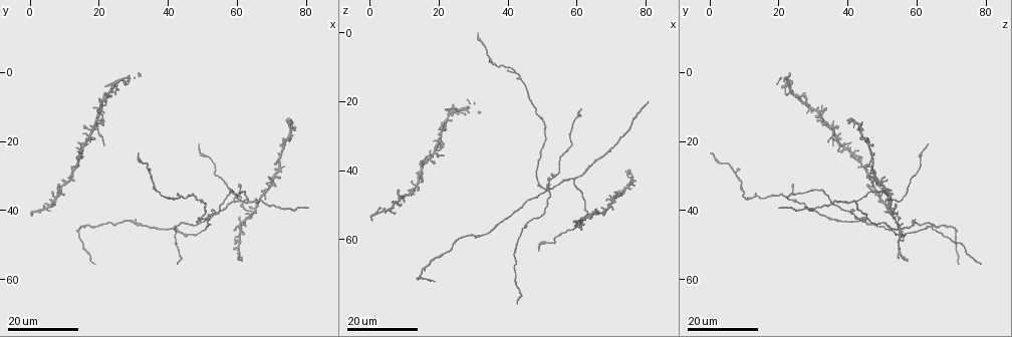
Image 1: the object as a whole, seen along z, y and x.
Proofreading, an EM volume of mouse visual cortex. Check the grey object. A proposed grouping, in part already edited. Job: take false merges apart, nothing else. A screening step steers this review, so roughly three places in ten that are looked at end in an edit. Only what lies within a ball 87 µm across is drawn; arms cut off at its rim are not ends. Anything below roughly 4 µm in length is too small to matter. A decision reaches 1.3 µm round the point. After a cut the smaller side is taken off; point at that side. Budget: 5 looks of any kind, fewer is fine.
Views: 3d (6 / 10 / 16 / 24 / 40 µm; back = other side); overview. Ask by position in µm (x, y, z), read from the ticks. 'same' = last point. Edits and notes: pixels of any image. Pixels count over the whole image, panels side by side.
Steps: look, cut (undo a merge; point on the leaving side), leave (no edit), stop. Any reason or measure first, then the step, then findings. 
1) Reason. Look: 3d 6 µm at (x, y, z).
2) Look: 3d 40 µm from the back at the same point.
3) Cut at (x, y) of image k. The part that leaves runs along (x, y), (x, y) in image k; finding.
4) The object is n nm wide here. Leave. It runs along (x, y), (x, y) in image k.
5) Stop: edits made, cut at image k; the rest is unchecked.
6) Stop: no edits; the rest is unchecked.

Three-way junction. Look: 3d 16 µm at (58.5, 37.5, 42.5).

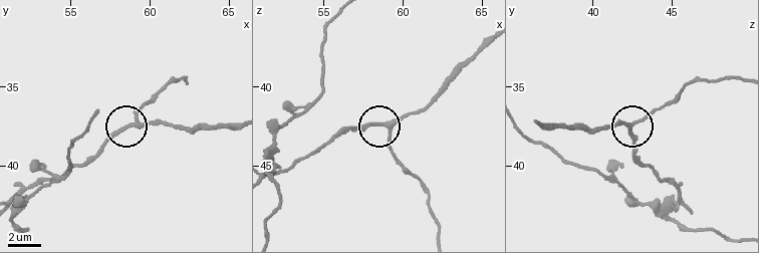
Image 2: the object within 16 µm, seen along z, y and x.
Zoom in. Look: 3d 10 µm at (59.2, 37.1, 42.8).

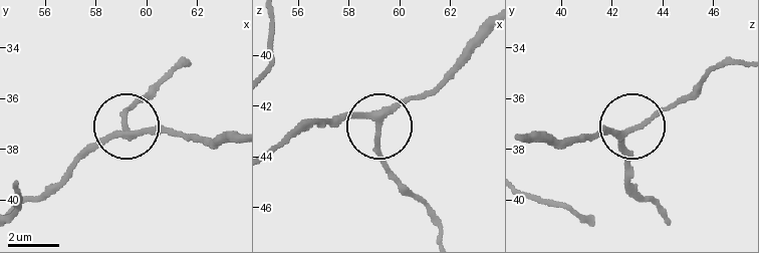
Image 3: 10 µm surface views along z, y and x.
3 arms meet here. Leave. It runs along (667, 214), (637, 188), (621, 147), (629, 128), (584, 137) in image 3; all the same neuron.

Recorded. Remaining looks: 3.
A narrow waist. Look: 3d 16 µm at (43.5, 36.5, 11.5).

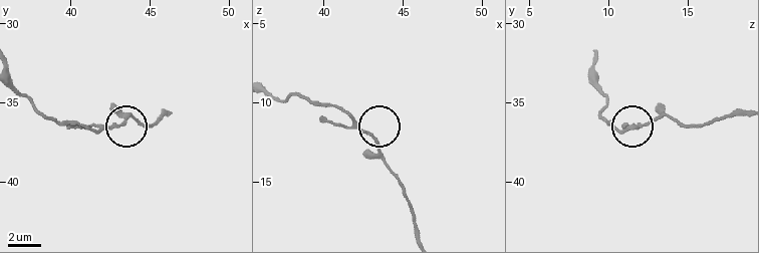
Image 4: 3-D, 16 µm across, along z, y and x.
Look: 3d 10 µm at (42.9, 36.3, 12.2).

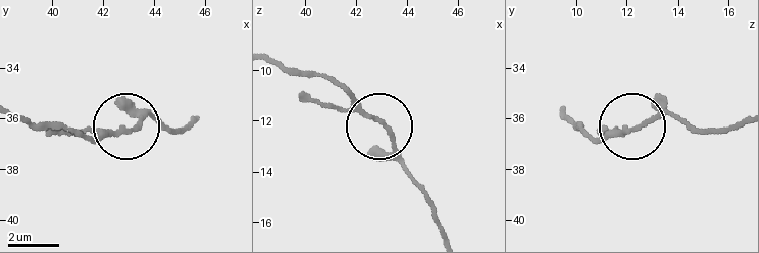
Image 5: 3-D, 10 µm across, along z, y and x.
Leave. It runs along (445, 235), (430, 196), (389, 132), (338, 81) in image 5; all the same neuron.

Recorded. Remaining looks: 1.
Stop: no edits; the rest is unchecked.

